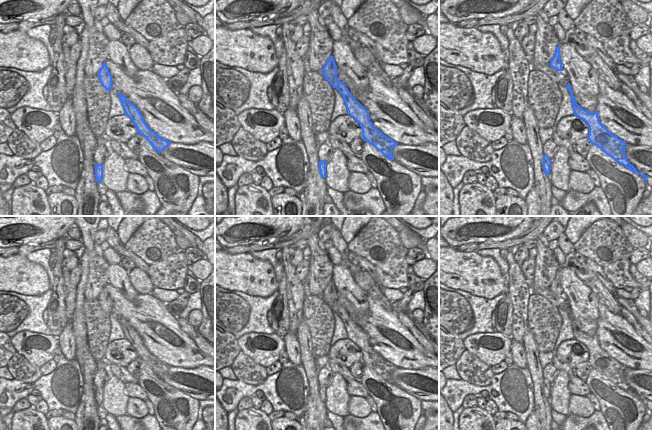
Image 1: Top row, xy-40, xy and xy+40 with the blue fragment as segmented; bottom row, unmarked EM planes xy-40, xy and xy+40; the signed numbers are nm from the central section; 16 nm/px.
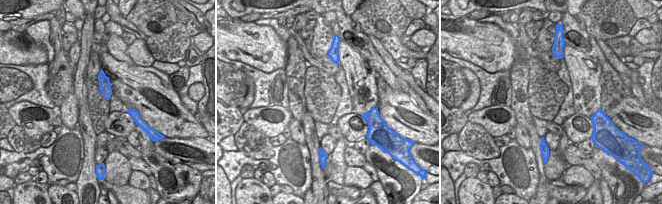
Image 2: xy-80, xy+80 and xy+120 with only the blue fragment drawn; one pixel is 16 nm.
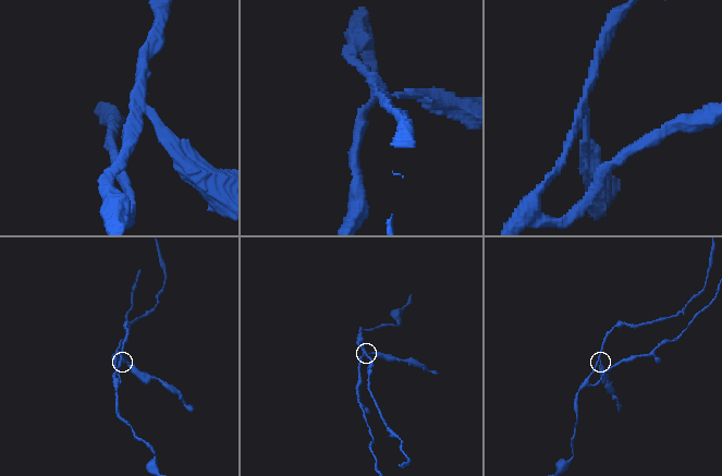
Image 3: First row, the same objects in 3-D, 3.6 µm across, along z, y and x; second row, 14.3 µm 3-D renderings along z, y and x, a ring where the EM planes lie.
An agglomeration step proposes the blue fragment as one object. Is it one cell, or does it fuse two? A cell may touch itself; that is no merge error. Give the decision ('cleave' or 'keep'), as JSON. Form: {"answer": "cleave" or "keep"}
{"answer": "cleave"}

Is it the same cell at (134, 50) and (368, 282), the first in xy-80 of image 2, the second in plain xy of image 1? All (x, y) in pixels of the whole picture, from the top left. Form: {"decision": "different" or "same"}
{"decision": "same"}

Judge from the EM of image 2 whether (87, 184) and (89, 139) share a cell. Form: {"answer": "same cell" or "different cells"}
{"answer": "same cell"}

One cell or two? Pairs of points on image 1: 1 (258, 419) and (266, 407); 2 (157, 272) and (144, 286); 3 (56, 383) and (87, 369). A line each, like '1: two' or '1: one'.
1: two
2: two
3: two

